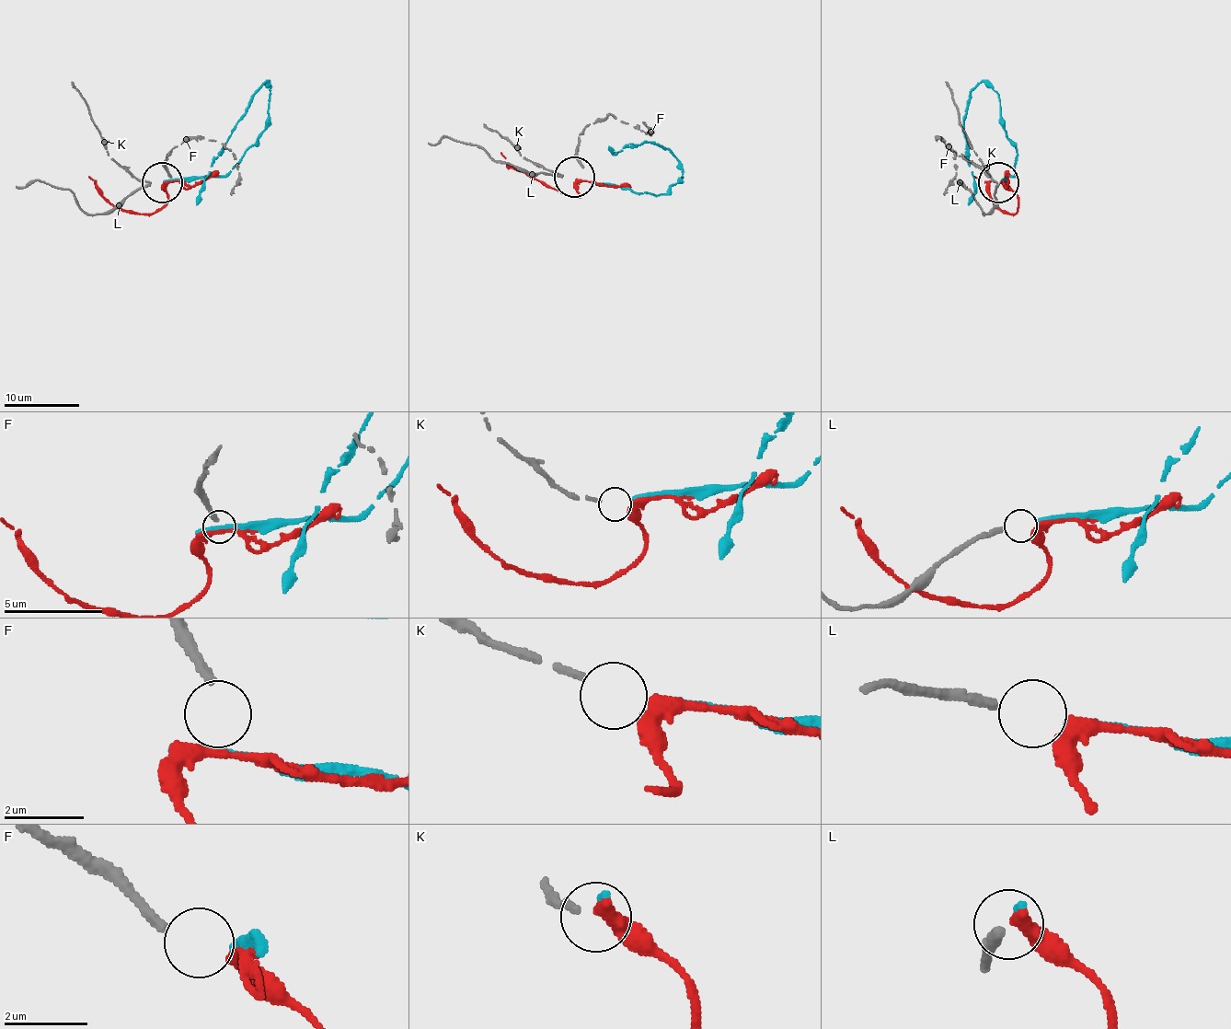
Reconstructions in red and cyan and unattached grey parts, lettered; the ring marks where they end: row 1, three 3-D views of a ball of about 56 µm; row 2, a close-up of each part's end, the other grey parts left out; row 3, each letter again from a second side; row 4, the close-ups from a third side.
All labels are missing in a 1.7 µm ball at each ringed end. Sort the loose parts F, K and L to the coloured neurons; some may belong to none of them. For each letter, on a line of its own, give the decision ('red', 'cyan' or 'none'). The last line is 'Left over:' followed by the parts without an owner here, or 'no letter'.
F: none
K: red
L: cyan
Left over: F

